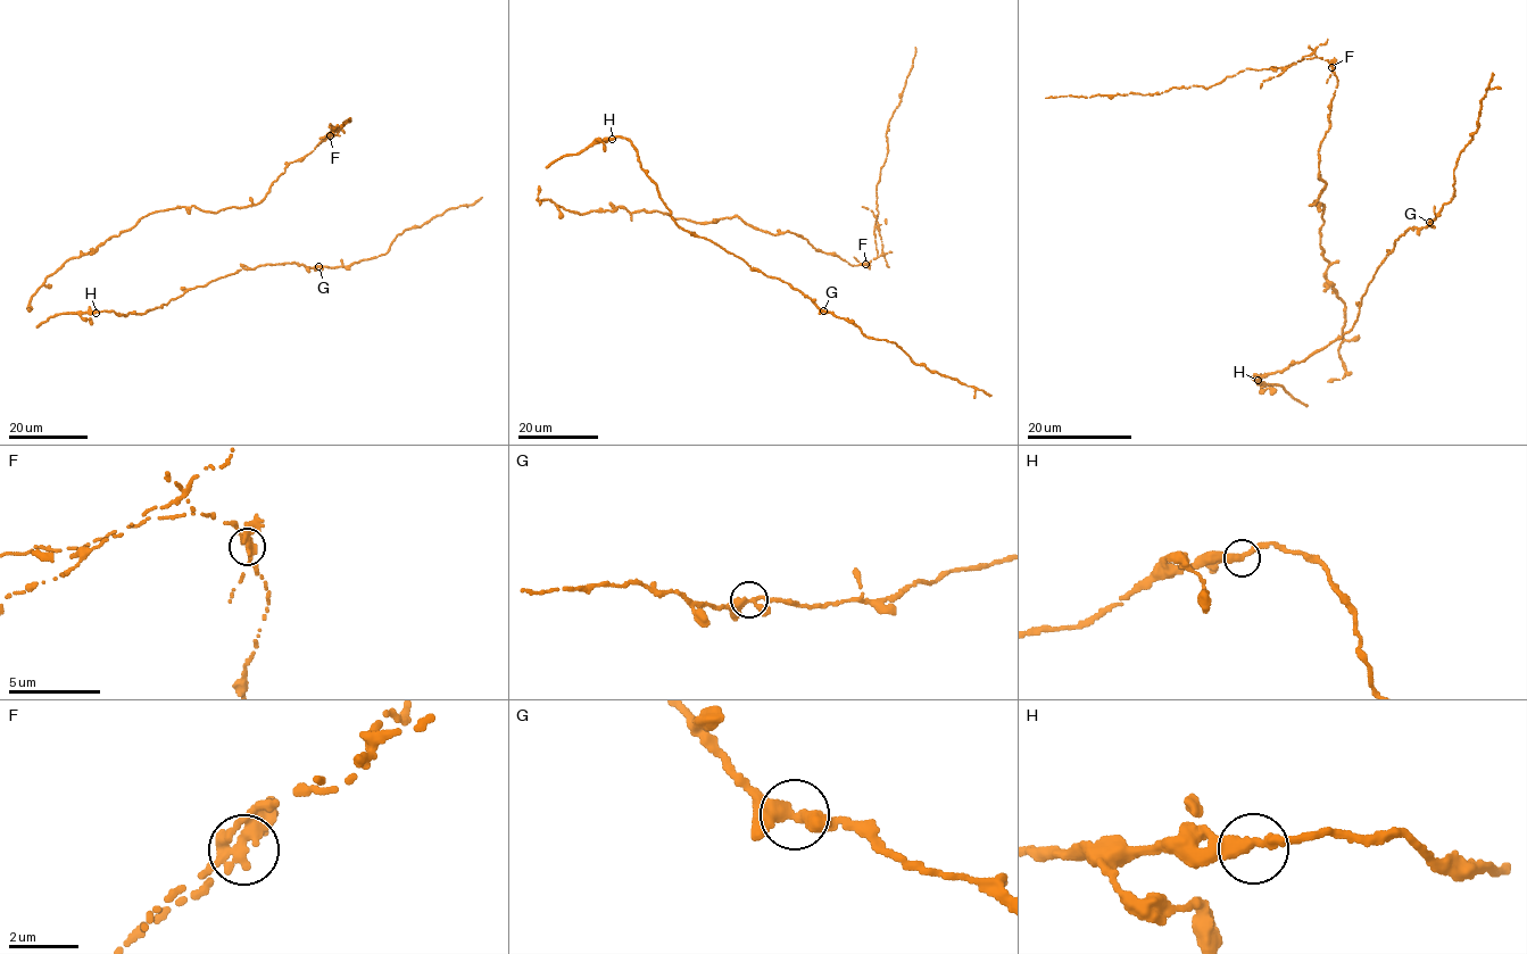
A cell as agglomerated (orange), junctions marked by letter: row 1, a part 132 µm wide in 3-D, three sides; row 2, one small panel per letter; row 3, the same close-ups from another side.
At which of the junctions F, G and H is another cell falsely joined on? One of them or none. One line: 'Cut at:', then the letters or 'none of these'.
Cut at: F

